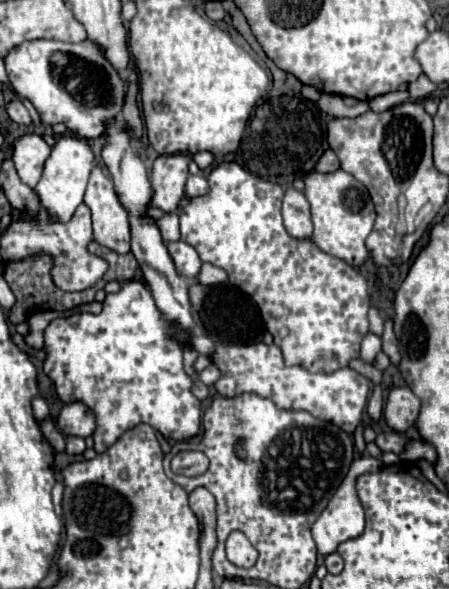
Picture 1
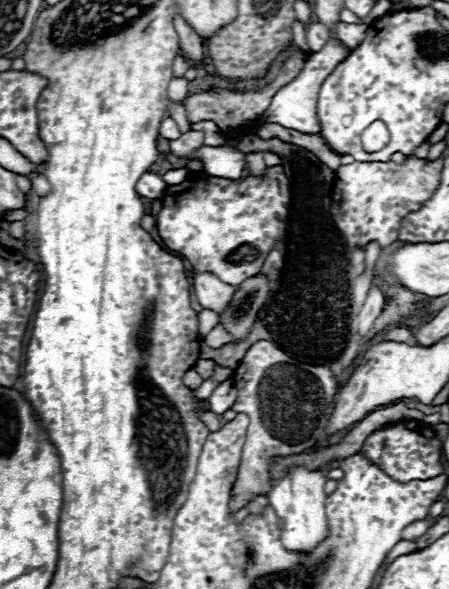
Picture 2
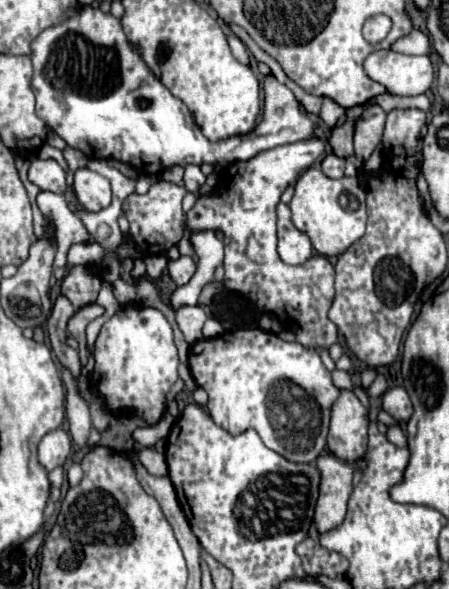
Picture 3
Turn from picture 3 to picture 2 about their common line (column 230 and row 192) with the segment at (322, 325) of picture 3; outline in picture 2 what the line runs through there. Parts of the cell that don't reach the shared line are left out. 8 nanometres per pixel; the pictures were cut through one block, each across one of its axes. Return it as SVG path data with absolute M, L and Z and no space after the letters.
M268 166L264 170L262 178L260 176L252 176L252 174L248 174L246 178L240 178L240 180L224 180L224 178L216 178L216 176L188 176L182 184L166 188L166 192L162 196L162 210L156 214L156 226L158 226L158 234L160 234L162 242L170 250L180 252L192 264L194 272L210 272L210 274L218 276L224 284L240 286L248 276L260 274L260 270L264 266L264 260L270 254L270 250L284 240L284 236L286 236L286 220L288 220L288 206L290 206L290 182L288 182L288 176L286 176L282 166Z

